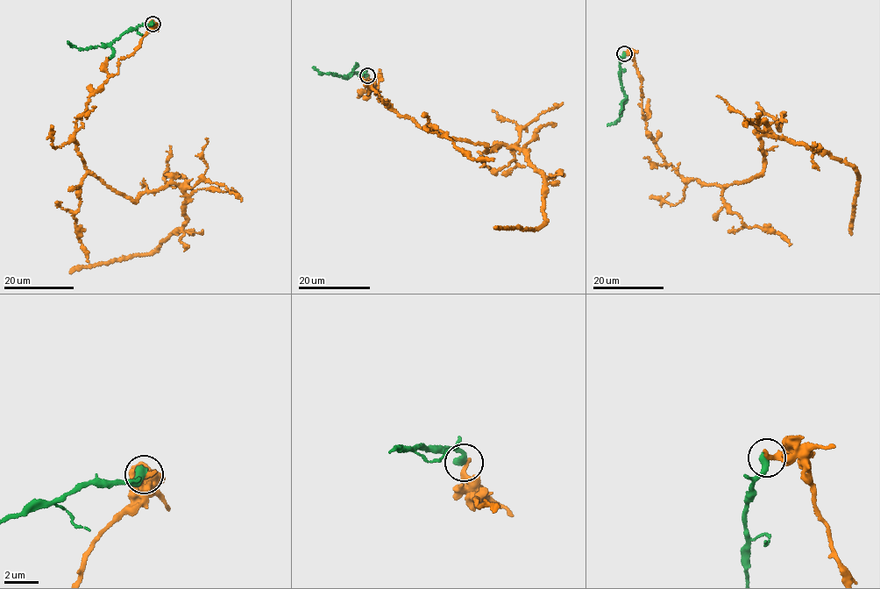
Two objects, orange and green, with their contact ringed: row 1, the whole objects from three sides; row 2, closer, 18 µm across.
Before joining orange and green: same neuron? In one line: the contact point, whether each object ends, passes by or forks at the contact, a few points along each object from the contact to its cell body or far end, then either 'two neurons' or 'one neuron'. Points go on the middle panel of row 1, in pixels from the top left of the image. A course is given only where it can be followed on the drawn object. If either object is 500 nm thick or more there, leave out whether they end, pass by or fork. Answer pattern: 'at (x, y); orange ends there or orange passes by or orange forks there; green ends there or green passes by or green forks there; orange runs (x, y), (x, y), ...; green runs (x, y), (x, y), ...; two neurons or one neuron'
at (367, 75); orange ends there; green ends there; orange runs (367, 76), (396, 114), (486, 152), (514, 147), (542, 173), (544, 223), (494, 227); green runs (367, 76), (353, 72), (348, 77), (318, 72), (312, 67); two neurons

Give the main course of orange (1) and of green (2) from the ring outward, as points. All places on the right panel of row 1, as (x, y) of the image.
1: (625, 53), (648, 131), (676, 172), (722, 187), (758, 175), (764, 133), (831, 154), (858, 176), (850, 234)
2: (625, 53), (620, 62), (619, 73), (626, 98), (620, 117), (613, 124), (606, 124)

